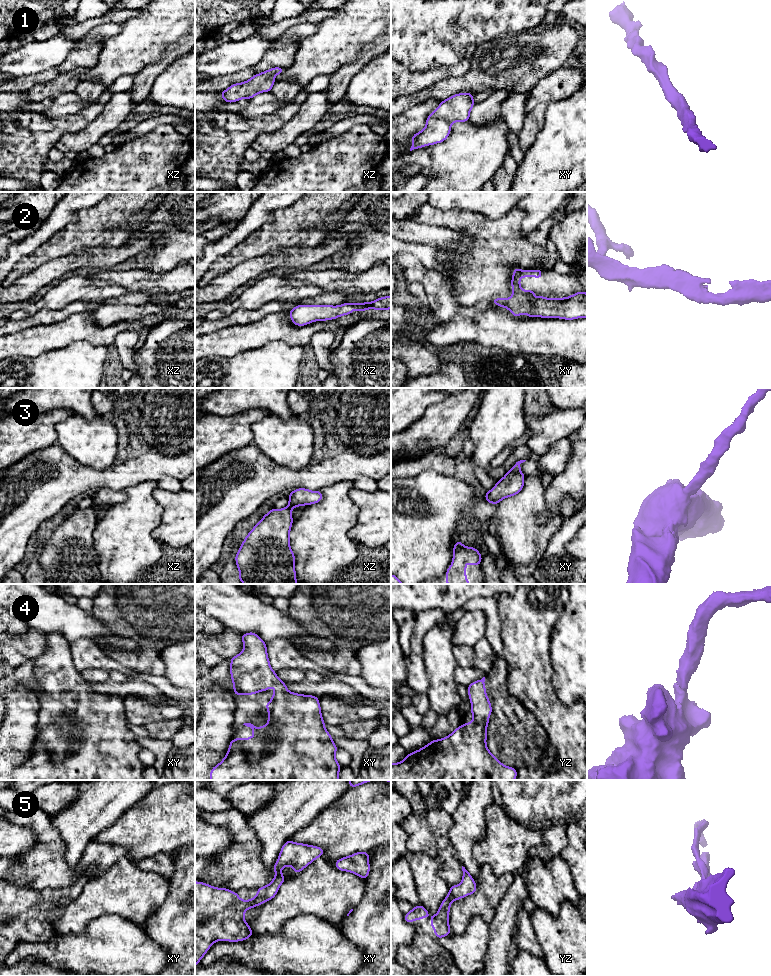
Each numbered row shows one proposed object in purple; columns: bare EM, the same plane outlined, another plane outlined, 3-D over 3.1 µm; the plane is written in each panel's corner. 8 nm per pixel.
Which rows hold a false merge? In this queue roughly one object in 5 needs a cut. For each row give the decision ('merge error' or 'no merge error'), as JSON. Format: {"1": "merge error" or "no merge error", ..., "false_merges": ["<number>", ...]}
{"1": "no merge error", "2": "no merge error", "3": "no merge error", "4": "no merge error", "5": "no merge error", "false_merges": []}

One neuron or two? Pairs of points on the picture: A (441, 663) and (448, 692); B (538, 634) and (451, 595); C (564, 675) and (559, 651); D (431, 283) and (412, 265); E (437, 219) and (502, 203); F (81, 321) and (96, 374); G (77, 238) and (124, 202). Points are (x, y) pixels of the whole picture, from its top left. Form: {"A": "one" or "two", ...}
{"A": "one", "B": "two", "C": "one", "D": "one", "E": "two", "F": "two", "G": "one"}

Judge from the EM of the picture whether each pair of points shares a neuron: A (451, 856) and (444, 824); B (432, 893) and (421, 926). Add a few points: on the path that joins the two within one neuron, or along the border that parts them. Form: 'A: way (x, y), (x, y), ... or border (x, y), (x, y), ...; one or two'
A: way (445, 848), (444, 832); one
B: border (446, 896), (433, 915), (420, 905); two

